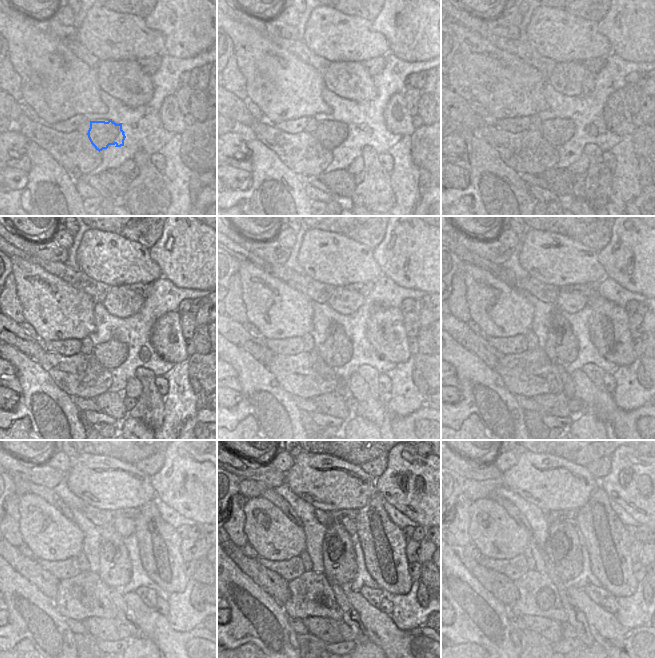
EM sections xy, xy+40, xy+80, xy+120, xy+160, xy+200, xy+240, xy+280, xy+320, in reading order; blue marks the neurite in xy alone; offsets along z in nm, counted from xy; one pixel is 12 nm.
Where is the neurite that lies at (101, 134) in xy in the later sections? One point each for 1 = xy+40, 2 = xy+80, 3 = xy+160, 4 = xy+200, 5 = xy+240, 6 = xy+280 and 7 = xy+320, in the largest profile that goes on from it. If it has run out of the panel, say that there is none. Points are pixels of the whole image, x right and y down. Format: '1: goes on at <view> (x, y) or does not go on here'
1: goes on at xy+40 (328, 133)
2: goes on at xy+80 (558, 132)
3: goes on at xy+160 (336, 351)
4: goes on at xy+200 (562, 348)
5: goes on at xy+240 (115, 571)
6: goes on at xy+280 (340, 566)
7: goes on at xy+320 (564, 544)

